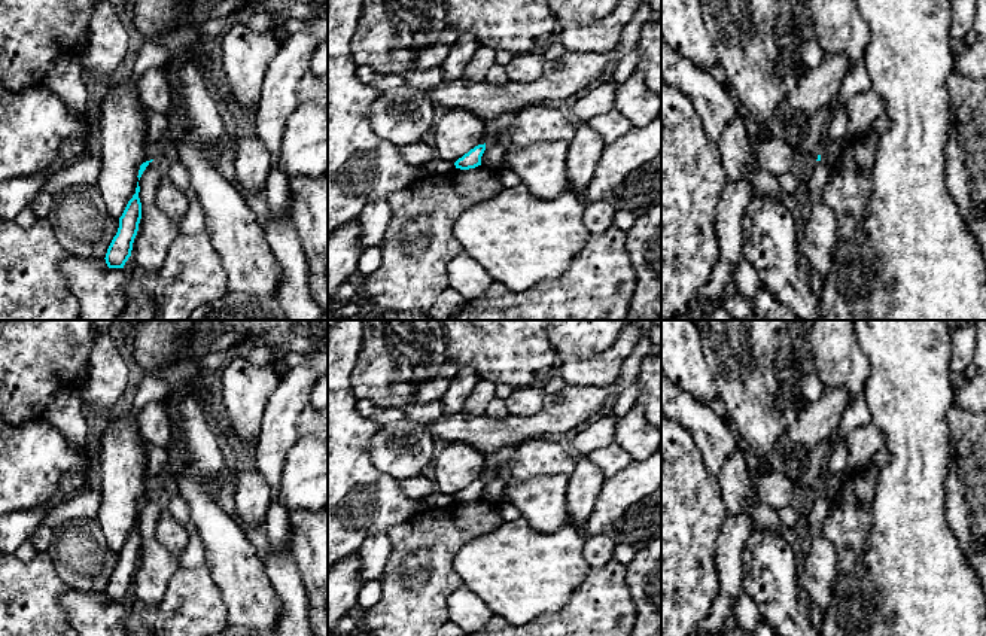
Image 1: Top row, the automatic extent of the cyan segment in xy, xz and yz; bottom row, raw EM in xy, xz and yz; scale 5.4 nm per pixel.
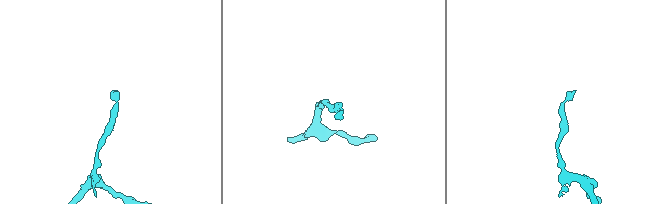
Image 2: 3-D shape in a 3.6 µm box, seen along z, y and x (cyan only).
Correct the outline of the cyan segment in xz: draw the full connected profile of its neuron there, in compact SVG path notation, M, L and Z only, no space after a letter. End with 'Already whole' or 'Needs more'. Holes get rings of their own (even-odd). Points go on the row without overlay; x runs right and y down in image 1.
M486 477L475 480L454 496L456 502L469 503L481 499L481 490L484 484L486 484Z. Already whole

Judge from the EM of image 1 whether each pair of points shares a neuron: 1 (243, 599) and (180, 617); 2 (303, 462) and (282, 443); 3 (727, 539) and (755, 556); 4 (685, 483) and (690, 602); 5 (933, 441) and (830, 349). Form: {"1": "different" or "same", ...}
{"1": "different", "2": "different", "3": "different", "4": "same", "5": "different"}

